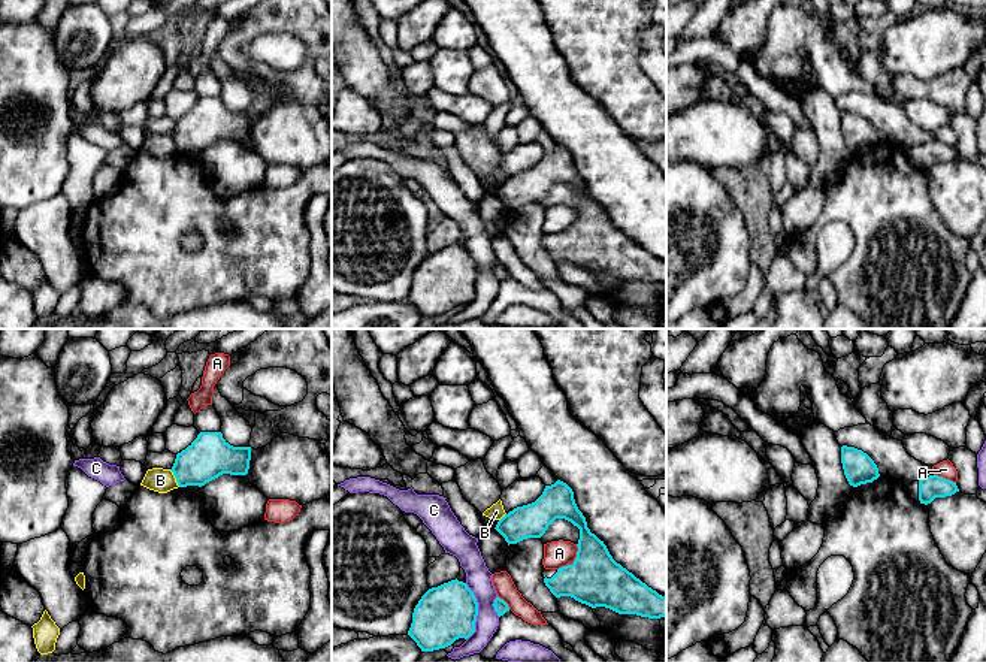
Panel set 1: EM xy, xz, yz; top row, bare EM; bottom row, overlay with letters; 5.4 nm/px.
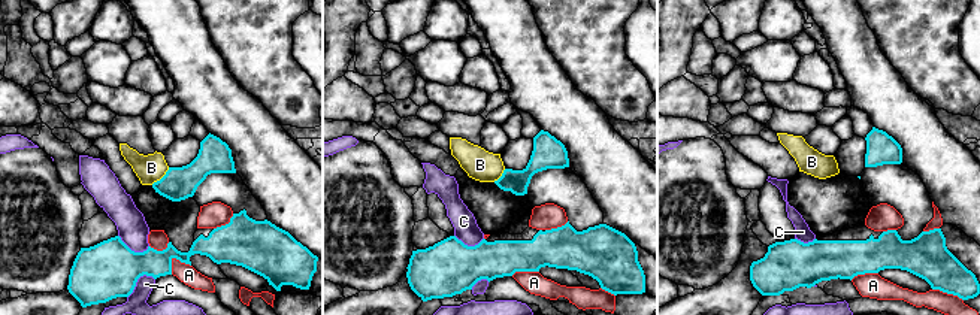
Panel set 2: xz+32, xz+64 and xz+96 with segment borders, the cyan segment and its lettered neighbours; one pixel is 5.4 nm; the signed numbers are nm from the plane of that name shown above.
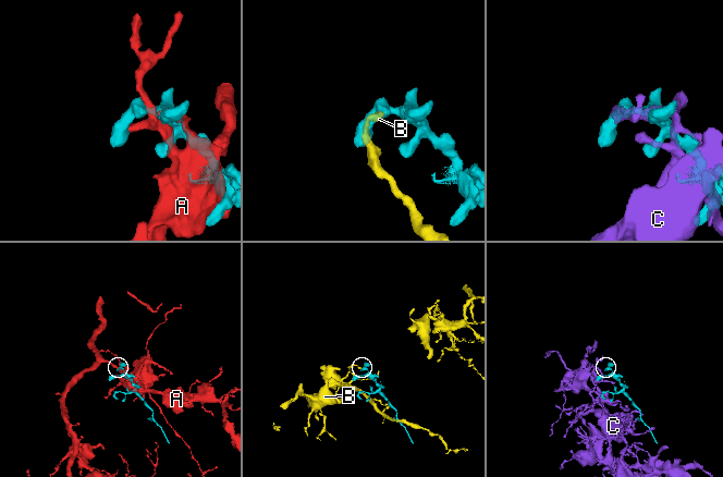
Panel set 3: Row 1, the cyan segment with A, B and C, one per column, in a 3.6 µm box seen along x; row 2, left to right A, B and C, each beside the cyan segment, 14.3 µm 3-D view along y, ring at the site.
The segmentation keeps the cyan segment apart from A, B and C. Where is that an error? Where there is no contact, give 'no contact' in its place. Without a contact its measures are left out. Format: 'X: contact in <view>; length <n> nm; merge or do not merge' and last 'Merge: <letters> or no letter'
A: contact in xz; length 180 nm; do not merge
B: contact in xy; length 110 nm; do not merge
C: contact in xz; length 300 nm; do not merge
Merge: no letter

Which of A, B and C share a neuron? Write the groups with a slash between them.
A / B / C

